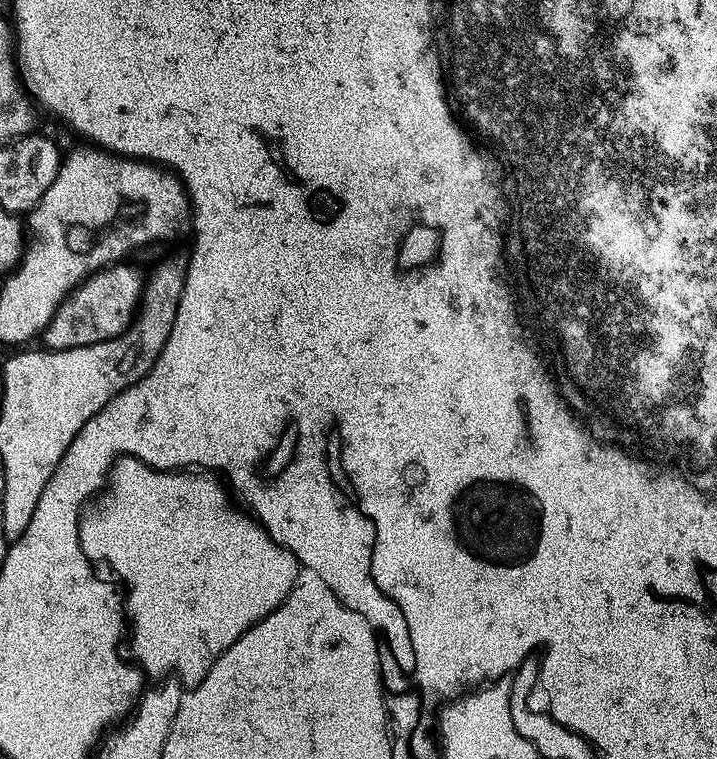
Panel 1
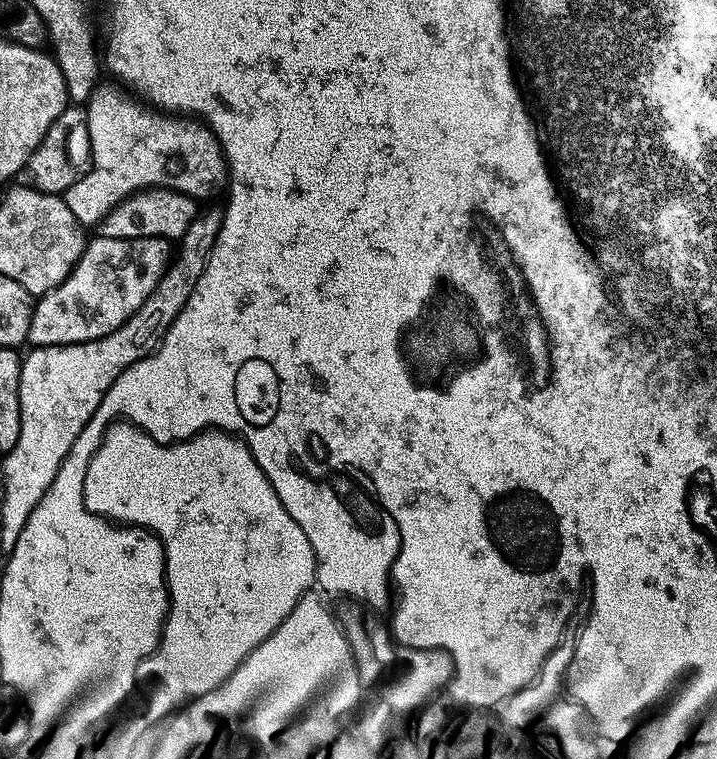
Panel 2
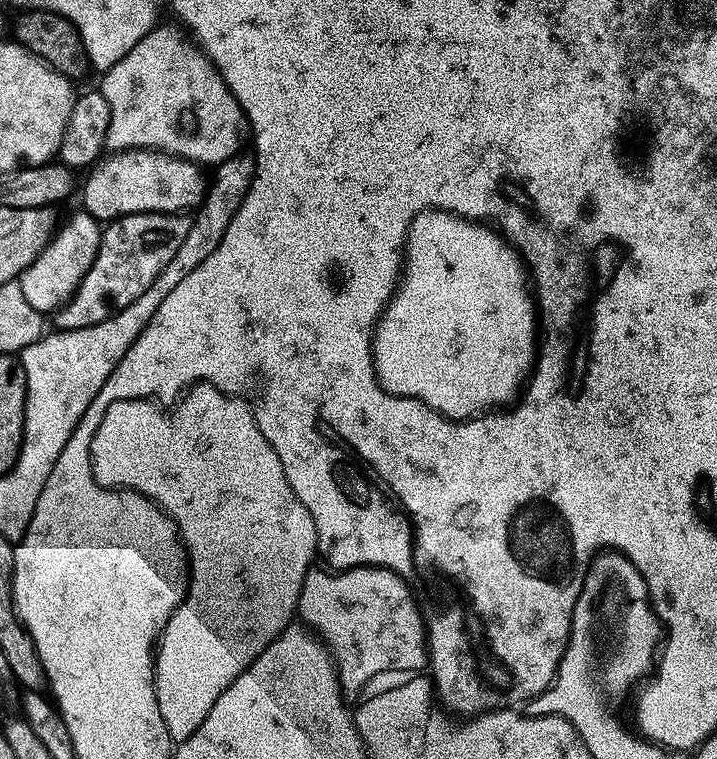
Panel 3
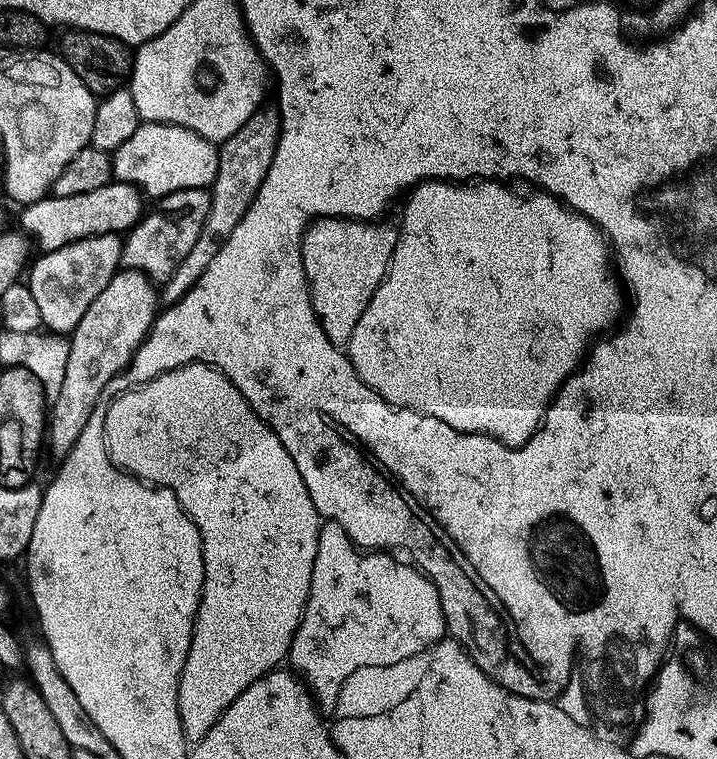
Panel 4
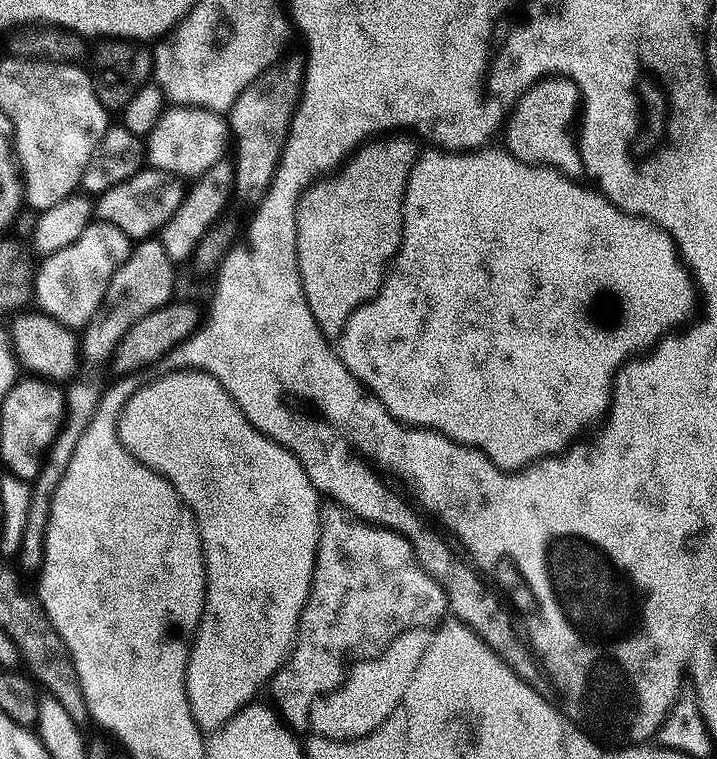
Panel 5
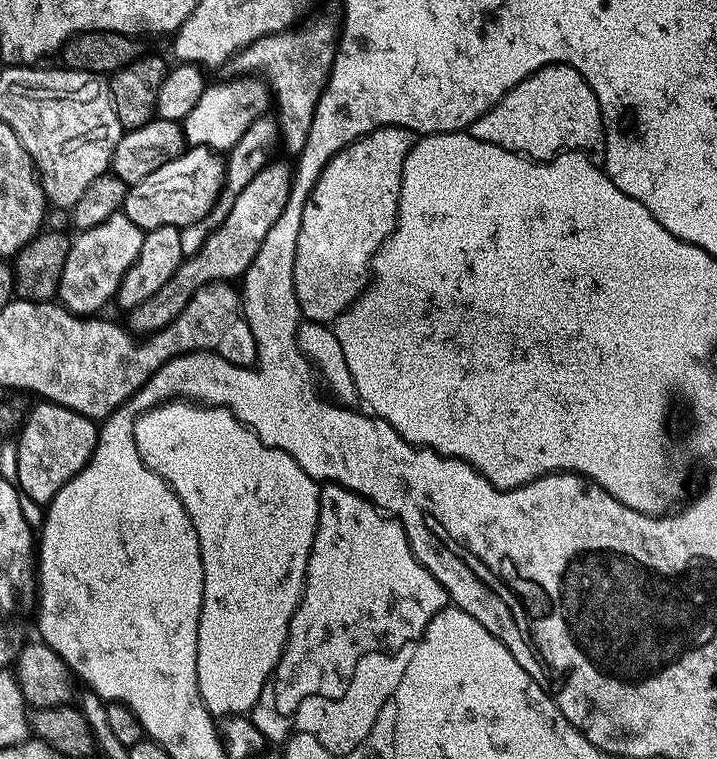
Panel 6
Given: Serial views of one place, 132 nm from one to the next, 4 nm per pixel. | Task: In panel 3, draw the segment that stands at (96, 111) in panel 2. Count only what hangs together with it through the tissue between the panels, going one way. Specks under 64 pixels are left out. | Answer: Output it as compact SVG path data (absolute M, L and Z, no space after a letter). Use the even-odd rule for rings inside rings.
M179 27L176 28L153 28L130 54L126 54L126 58L103 73L101 80L104 81L98 84L98 91L110 106L107 147L112 150L150 148L153 152L169 152L171 156L180 156L201 166L215 166L241 151L240 139L246 133L246 117L208 54L194 46Z

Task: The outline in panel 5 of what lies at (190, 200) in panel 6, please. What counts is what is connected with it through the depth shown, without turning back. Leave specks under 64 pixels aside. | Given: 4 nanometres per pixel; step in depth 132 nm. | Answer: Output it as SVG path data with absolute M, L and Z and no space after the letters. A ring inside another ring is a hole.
M148 166L101 193L95 201L94 212L103 223L118 226L118 230L139 242L159 233L165 222L178 210L185 191L186 184L181 177Z

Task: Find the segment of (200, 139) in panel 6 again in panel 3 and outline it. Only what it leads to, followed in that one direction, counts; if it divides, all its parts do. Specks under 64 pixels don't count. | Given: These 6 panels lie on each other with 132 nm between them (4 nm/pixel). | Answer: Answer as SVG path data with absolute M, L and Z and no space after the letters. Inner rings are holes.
M150 148L116 150L111 155L87 173L88 181L84 184L82 208L95 220L111 222L139 212L184 214L204 203L206 176L204 180L205 169L201 165L171 156L169 152L153 152Z

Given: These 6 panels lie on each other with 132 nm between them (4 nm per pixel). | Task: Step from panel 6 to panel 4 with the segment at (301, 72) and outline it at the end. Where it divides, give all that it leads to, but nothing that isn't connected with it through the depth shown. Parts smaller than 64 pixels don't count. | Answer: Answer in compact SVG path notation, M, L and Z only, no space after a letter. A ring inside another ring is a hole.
M262 106L228 140L219 145L220 161L218 162L218 174L210 185L212 193L212 205L210 214L206 218L206 226L202 226L202 234L198 234L198 242L190 249L190 254L178 266L178 270L172 277L162 284L162 300L165 305L173 304L183 298L202 278L206 266L210 266L211 260L216 257L218 250L234 234L234 226L242 222L250 202L258 194L258 186L266 178L266 170L270 170L270 162L274 162L274 150L278 146L280 137L280 113L275 107Z

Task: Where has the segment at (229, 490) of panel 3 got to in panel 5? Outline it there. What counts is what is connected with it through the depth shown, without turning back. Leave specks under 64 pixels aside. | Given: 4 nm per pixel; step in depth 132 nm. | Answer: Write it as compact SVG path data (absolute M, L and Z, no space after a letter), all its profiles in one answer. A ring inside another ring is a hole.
M179 369L158 376L154 382L141 385L140 389L131 396L130 402L123 408L119 422L120 440L129 452L145 465L155 469L165 479L169 480L176 493L184 499L185 505L192 511L195 531L200 533L204 544L204 565L206 566L206 598L204 613L200 615L200 624L190 640L188 653L188 673L186 674L186 690L190 710L201 733L215 734L221 726L245 704L251 704L257 699L256 691L267 685L277 670L284 665L296 642L296 631L300 625L300 615L304 603L308 600L308 591L312 585L312 575L316 565L316 551L320 541L320 509L322 497L316 487L310 482L302 462L288 448L283 448L266 434L262 434L246 414L242 412L237 402L221 384L208 372L200 369Z

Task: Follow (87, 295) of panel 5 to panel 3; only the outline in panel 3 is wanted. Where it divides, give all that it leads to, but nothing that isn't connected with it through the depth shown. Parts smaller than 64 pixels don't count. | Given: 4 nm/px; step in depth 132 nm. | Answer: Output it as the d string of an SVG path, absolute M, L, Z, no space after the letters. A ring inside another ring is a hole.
M77 210L68 221L57 227L53 237L42 251L30 262L30 266L18 278L26 299L34 310L52 314L64 307L78 286L86 278L86 270L94 262L100 245L101 221L95 220L89 212Z

